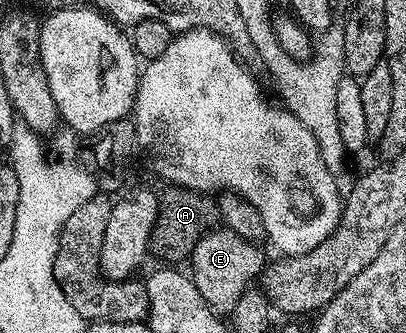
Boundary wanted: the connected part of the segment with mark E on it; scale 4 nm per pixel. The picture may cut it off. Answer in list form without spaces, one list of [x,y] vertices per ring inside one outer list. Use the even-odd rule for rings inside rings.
[[[213,229],[200,238],[198,245],[194,245],[190,256],[190,278],[198,293],[202,293],[202,301],[206,301],[206,305],[210,305],[210,309],[217,315],[231,316],[234,305],[238,305],[238,297],[242,297],[245,289],[255,284],[265,270],[266,262],[260,250],[257,244],[227,229]]]

